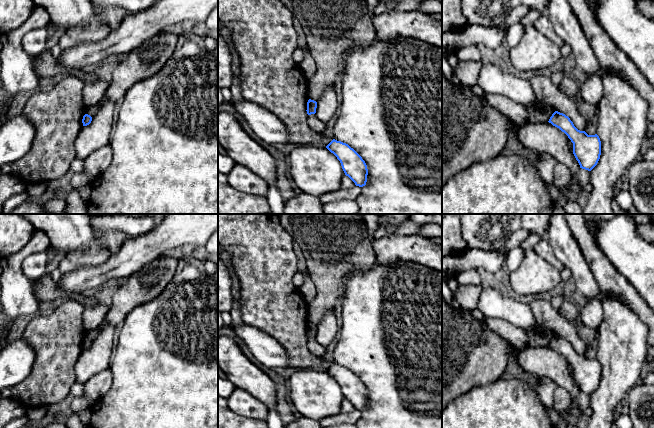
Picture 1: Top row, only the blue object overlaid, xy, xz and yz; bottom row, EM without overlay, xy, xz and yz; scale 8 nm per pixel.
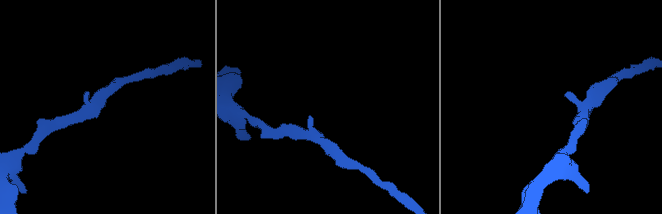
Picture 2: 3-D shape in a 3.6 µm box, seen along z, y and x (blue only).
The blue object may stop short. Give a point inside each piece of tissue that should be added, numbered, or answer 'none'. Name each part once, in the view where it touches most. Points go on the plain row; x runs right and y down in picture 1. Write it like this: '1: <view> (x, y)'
none

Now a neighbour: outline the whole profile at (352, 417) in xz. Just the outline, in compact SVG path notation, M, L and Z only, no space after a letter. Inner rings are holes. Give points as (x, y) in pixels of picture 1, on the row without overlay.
M354 409L349 413L340 413L336 416L328 416L318 421L321 428L327 428L336 424L352 424L355 425L361 418L362 412Z

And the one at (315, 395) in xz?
M299 369L291 374L287 385L297 415L319 421L340 414L345 397L340 385L326 371Z

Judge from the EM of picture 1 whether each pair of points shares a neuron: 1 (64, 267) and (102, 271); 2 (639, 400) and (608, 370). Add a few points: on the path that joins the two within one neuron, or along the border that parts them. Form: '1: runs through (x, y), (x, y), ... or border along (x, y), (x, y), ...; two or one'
1: border along (101, 263), (81, 266), (61, 275); two
2: border along (637, 382), (627, 393); two

